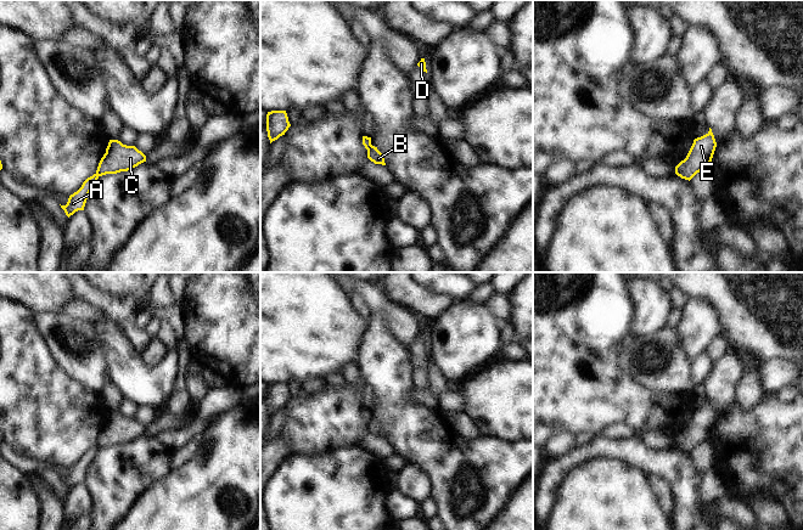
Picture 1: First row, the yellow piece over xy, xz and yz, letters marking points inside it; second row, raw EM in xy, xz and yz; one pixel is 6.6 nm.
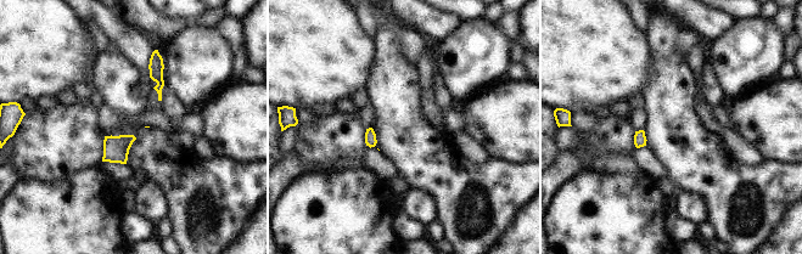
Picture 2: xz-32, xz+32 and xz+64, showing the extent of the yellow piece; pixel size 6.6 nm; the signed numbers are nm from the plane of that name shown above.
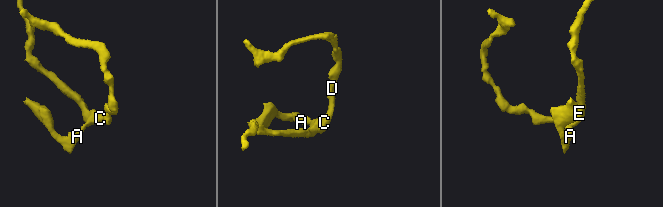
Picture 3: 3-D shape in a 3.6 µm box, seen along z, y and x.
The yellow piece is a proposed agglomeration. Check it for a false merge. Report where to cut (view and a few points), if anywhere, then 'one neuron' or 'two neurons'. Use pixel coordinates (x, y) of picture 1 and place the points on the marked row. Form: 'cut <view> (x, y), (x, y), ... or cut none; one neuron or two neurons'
cut xz (371, 145), (368, 150); two neurons

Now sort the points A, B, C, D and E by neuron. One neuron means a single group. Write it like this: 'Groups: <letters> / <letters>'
Groups: A / B C D E.

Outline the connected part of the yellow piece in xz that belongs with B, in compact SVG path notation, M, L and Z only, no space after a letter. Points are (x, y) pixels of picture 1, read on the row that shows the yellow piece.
M372 146L367 150L367 158L375 164L386 165L384 158L382 153L377 150L377 147Z

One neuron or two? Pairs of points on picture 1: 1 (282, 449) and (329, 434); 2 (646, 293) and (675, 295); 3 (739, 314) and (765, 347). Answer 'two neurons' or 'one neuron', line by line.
1: two neurons
2: two neurons
3: one neuron

